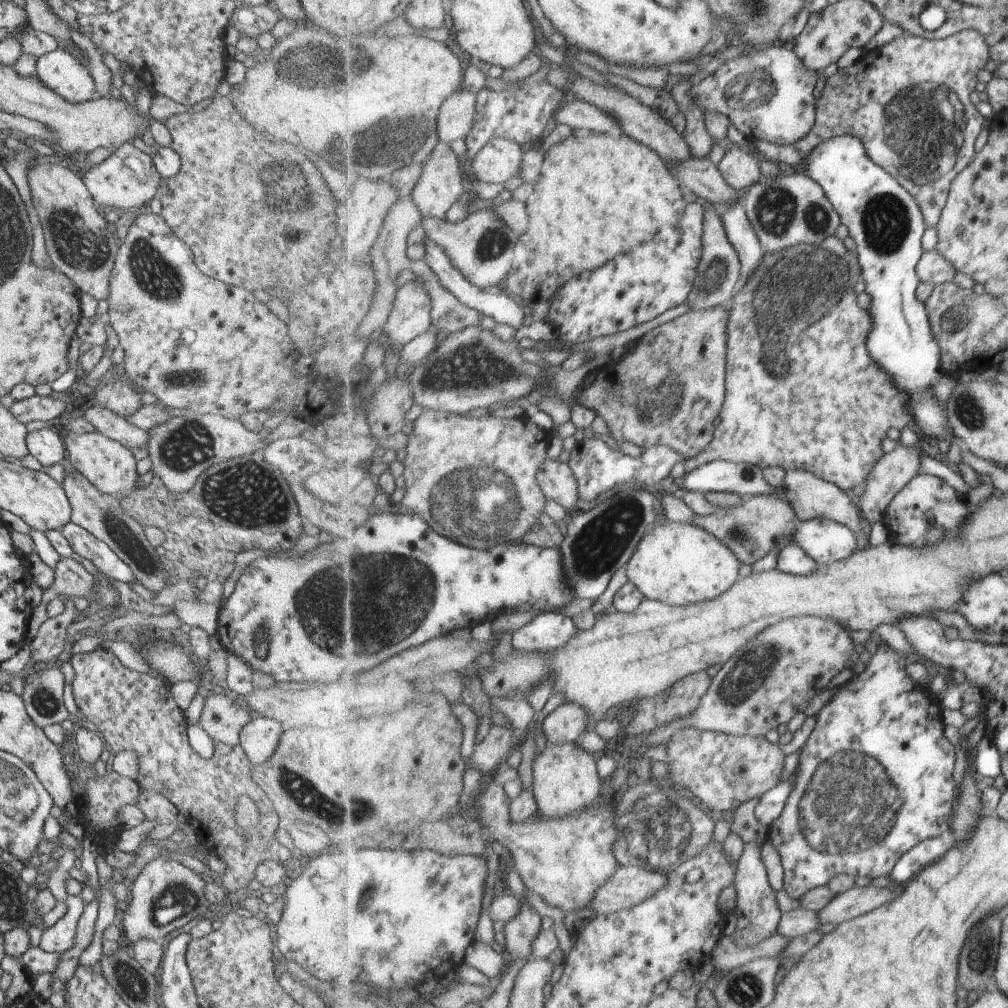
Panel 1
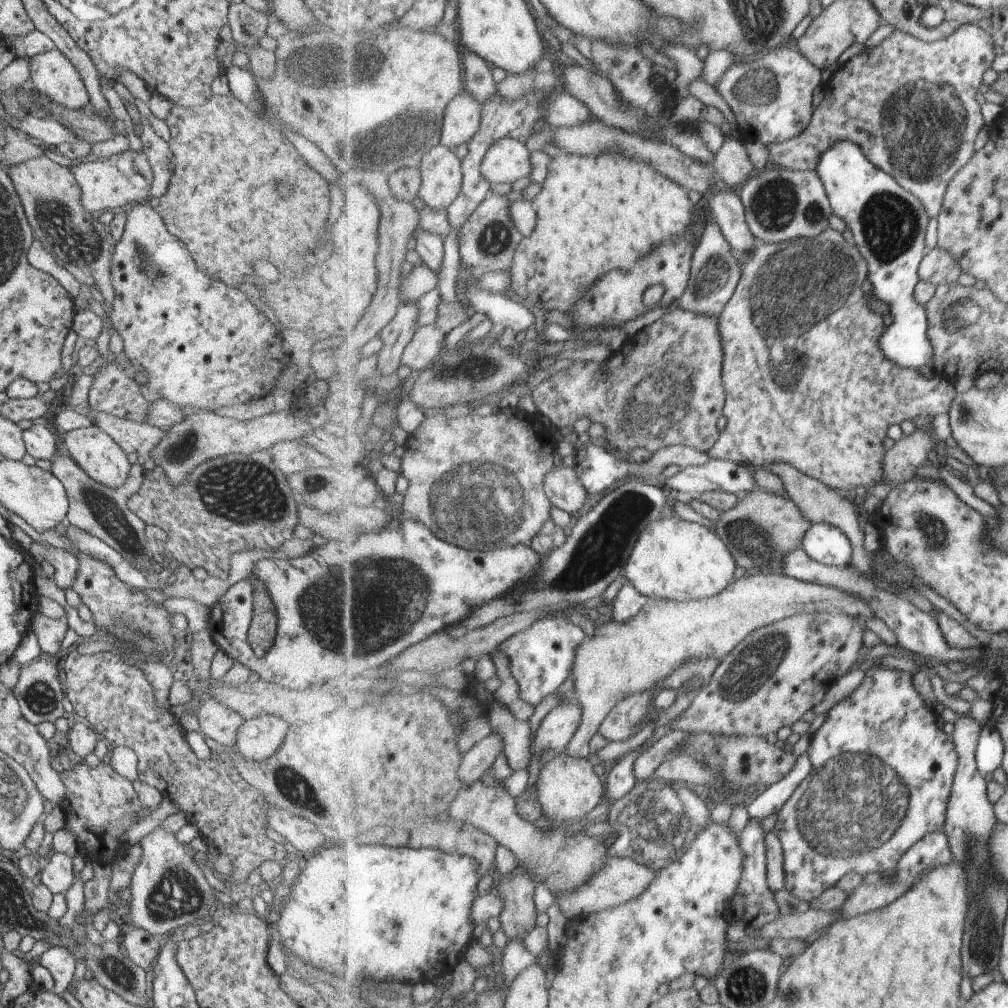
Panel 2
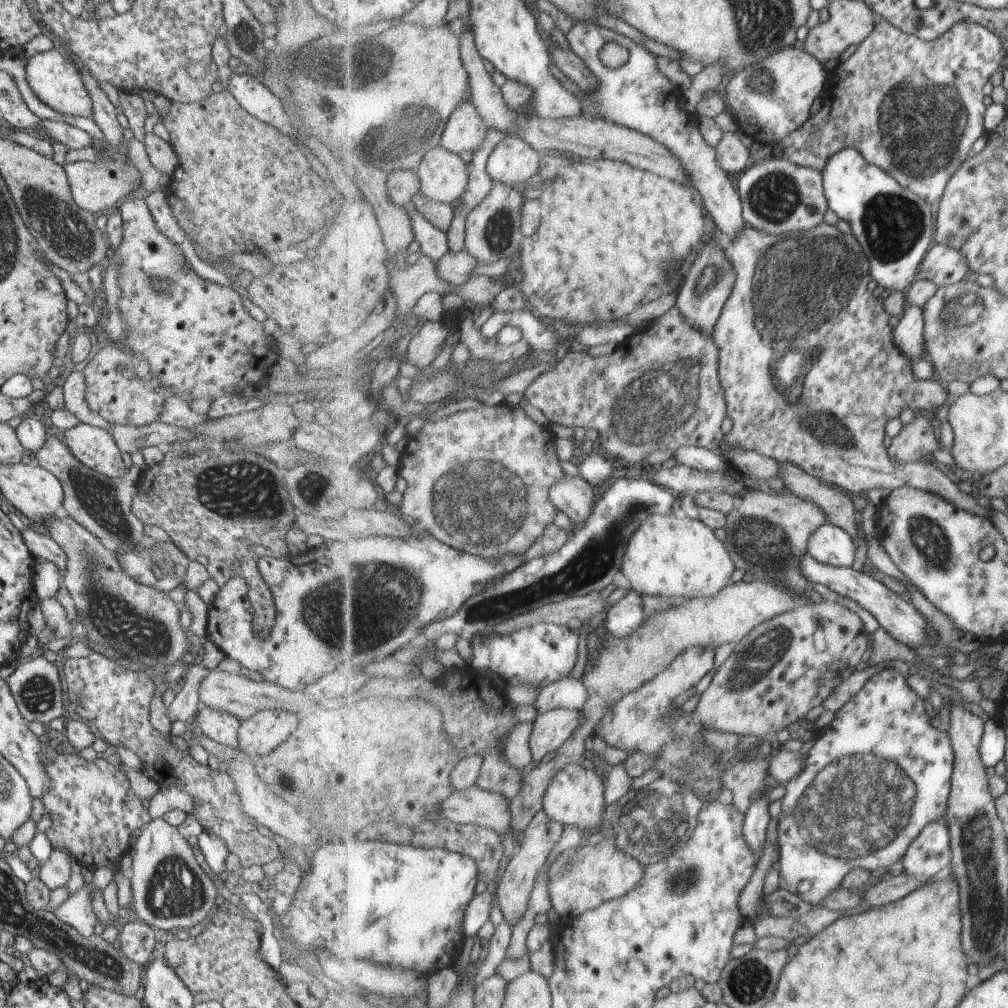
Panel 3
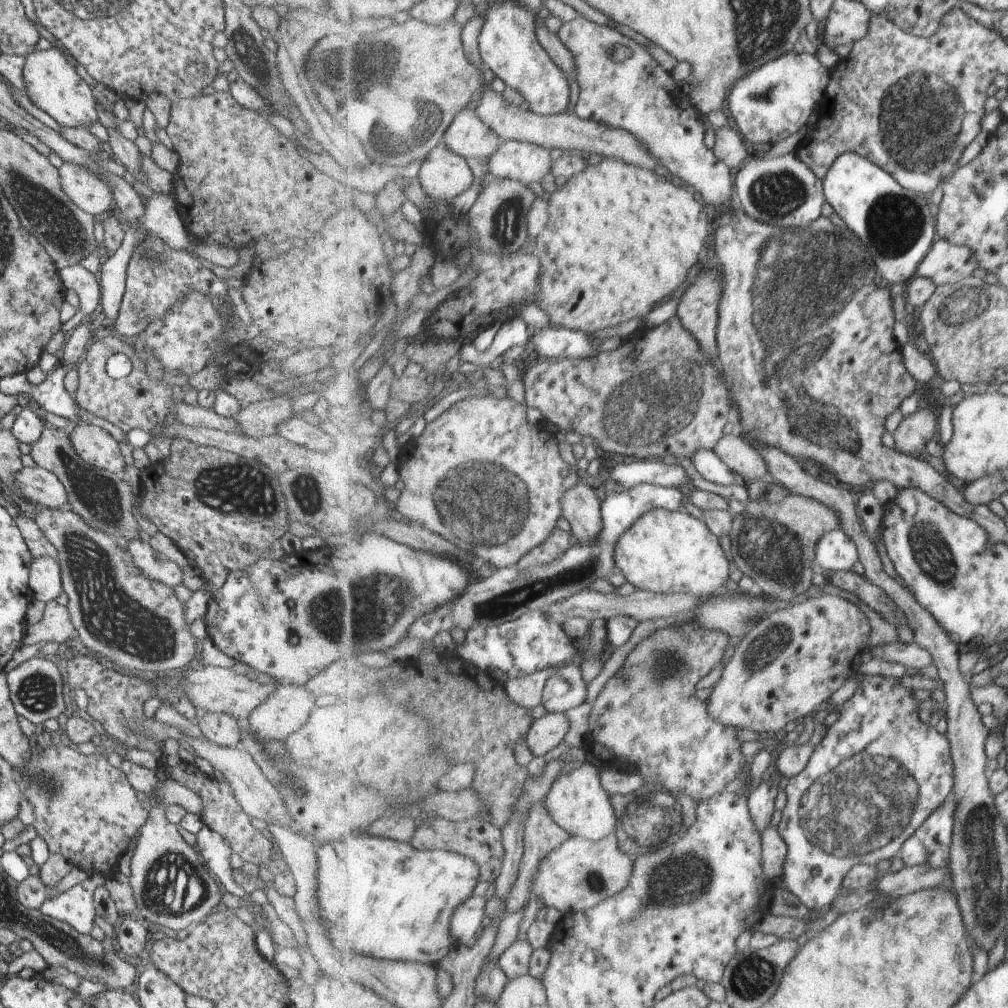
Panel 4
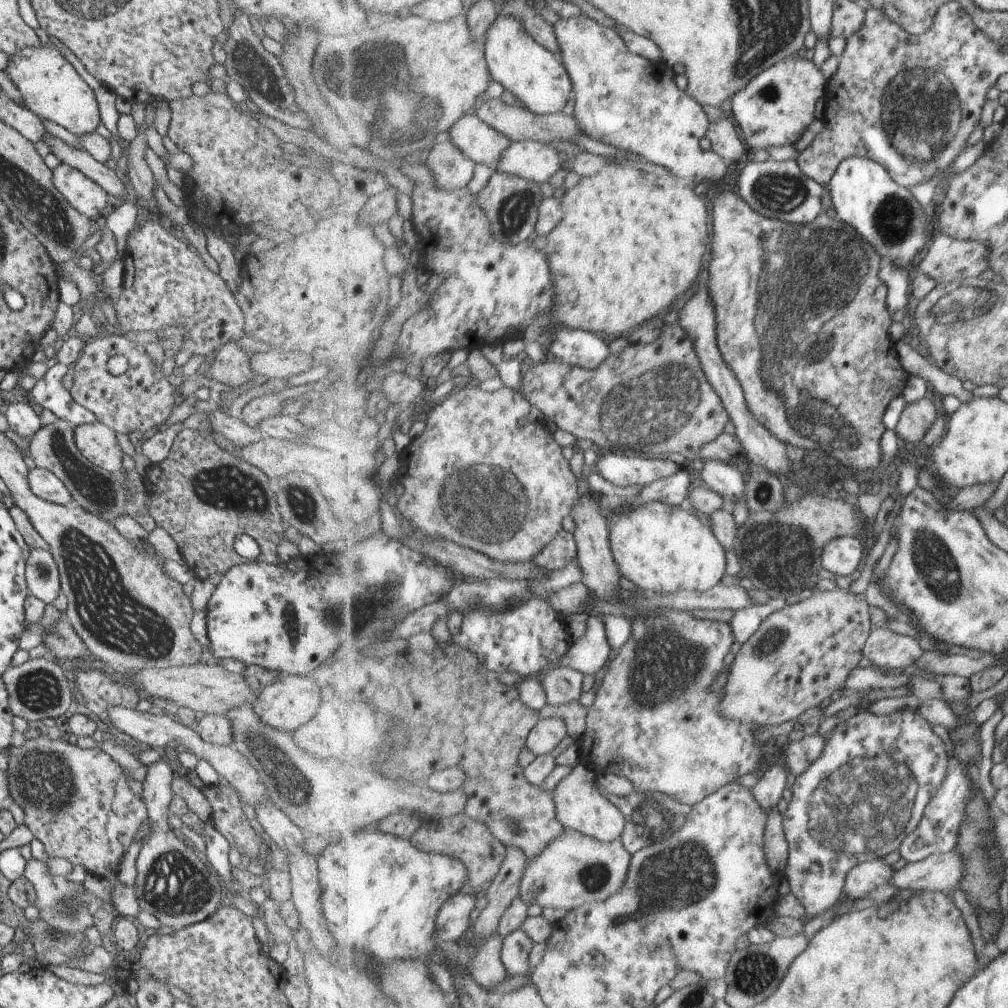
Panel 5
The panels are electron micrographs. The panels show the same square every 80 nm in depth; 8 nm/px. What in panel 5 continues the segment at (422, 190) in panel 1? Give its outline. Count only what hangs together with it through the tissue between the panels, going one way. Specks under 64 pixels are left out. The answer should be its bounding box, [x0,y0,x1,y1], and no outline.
[427,140,476,191]

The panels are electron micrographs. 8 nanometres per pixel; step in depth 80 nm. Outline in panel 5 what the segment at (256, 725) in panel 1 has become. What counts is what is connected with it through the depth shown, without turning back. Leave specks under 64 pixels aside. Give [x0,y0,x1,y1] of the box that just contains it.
[252,676,319,732]

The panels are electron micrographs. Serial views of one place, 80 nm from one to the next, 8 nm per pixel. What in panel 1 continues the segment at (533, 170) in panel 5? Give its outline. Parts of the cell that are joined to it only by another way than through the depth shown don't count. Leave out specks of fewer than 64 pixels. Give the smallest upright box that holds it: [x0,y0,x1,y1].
[471,138,525,184]

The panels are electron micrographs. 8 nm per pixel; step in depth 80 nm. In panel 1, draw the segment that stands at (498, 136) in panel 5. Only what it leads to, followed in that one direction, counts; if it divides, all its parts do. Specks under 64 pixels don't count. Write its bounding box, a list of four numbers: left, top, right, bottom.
[437,88,476,142]

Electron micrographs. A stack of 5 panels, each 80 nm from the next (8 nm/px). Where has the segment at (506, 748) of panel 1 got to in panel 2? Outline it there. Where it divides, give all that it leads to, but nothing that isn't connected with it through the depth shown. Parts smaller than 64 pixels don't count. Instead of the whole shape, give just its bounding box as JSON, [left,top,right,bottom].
[459,730,503,784]

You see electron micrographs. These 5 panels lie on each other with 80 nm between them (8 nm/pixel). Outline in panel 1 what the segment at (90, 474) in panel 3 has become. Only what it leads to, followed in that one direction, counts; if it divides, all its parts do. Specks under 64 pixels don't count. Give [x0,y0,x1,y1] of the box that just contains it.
[60,473,179,592]

